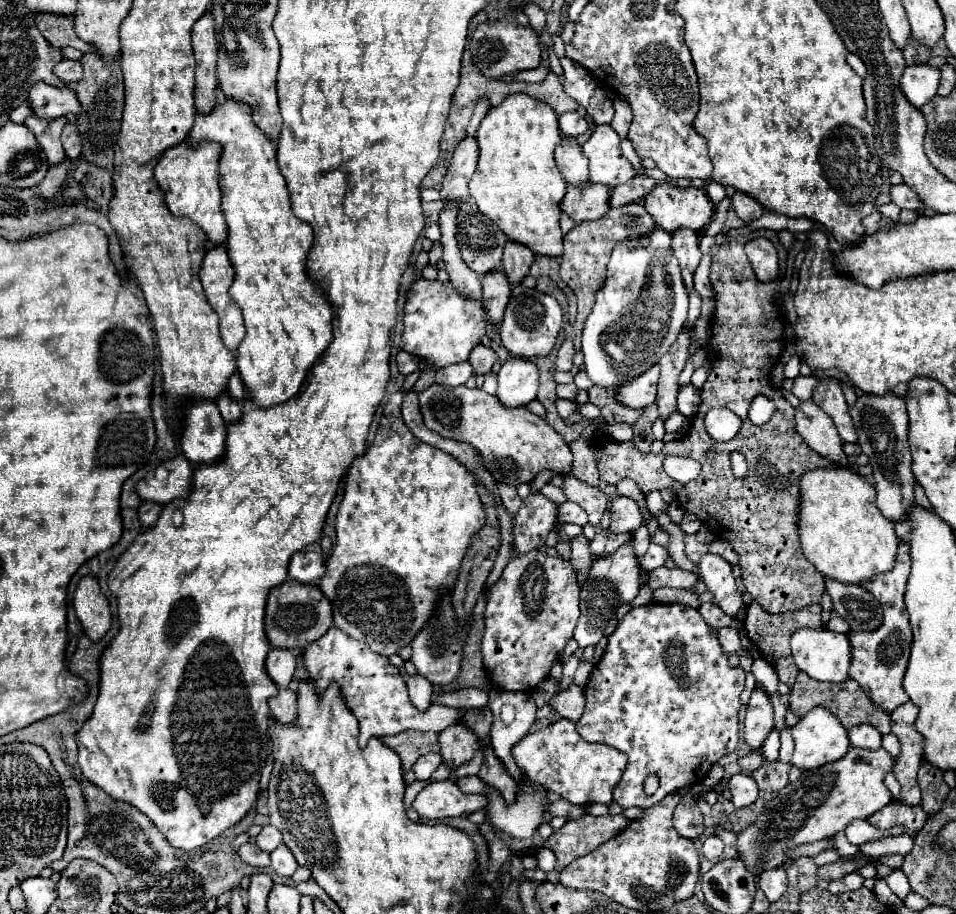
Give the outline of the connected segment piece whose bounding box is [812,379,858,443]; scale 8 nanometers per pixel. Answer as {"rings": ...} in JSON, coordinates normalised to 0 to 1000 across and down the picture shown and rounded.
{"rings":[[[858,415],[858,419],[851,426],[849,439],[872,461],[881,482],[895,485],[895,467],[887,450],[887,441],[881,430],[881,421],[877,415]]]}

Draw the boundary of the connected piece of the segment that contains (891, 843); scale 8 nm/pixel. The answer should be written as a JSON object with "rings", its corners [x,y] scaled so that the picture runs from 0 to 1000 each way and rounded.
{"rings":[[[939,914],[939,916],[927,916],[921,920],[912,920],[902,925],[902,933],[910,938],[921,938],[921,935],[940,934],[949,935],[956,927],[956,916],[952,914]]]}

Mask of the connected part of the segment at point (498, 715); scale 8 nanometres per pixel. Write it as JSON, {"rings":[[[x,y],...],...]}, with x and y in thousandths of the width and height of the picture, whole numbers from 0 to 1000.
{"rings":[[[517,756],[517,760],[513,760],[513,776],[517,782],[515,795],[513,795],[513,815],[517,819],[517,826],[525,833],[527,841],[531,844],[531,848],[544,859],[550,852],[550,846],[546,846],[540,835],[538,828],[533,826],[533,819],[538,817],[538,813],[542,813],[546,806],[552,804],[559,787],[561,787],[561,769],[559,763],[554,758],[529,758],[529,756]]]}

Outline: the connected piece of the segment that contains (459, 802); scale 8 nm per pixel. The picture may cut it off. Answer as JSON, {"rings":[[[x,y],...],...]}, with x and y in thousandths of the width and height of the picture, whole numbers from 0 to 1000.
{"rings":[[[475,852],[446,859],[431,879],[431,883],[439,889],[441,898],[492,892],[496,887],[506,885],[508,881],[510,881],[510,874],[506,870],[483,868],[475,857]]]}

